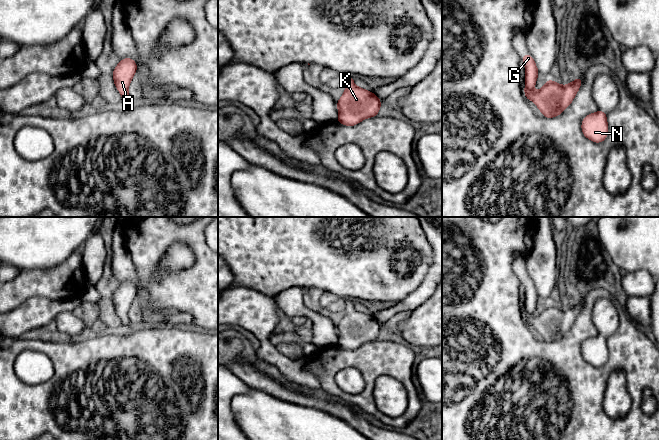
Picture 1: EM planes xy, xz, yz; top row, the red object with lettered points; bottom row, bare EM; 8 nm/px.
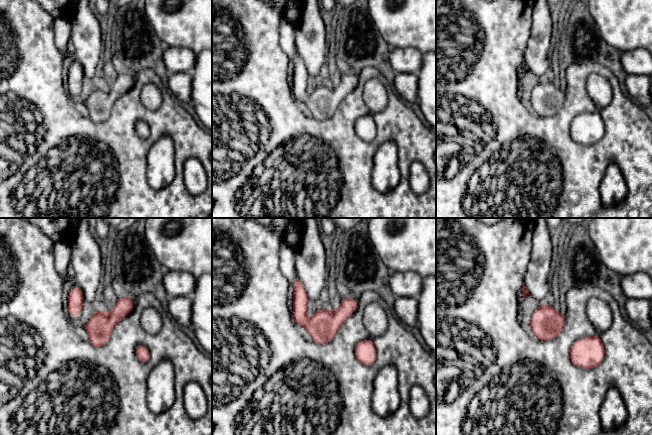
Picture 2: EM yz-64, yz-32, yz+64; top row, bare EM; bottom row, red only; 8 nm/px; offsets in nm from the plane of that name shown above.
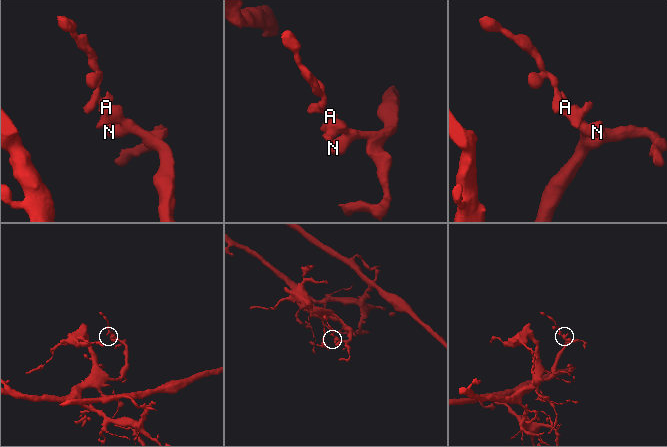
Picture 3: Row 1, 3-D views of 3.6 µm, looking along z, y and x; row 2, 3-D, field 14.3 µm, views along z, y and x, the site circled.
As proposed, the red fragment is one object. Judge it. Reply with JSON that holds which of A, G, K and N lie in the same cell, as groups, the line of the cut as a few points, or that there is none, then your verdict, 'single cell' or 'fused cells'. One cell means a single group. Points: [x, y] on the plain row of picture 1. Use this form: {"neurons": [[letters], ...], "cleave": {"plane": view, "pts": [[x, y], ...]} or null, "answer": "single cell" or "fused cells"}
{"neurons": [["A", "G", "K", "N"]], "cleave": null, "answer": "single cell"}

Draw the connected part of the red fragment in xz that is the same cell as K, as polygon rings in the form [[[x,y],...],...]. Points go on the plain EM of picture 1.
[[[345,300],[346,314],[337,325],[339,339],[337,344],[345,350],[354,350],[362,344],[376,341],[381,324],[372,316],[353,308],[354,301]]]

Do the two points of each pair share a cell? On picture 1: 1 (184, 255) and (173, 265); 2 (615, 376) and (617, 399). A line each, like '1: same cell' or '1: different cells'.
1: same cell
2: same cell

